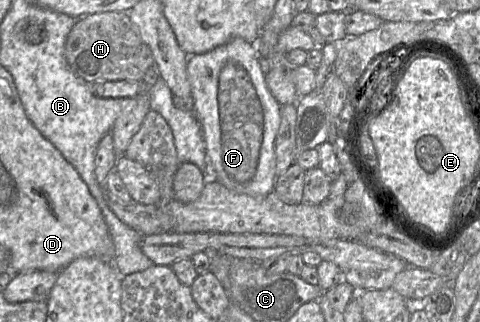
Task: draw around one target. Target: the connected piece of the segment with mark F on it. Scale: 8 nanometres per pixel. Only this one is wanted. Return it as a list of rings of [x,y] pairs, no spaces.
[[[233,38],[206,53],[189,55],[187,74],[191,86],[193,112],[205,140],[205,163],[208,165],[209,178],[239,194],[256,197],[273,191],[277,178],[275,139],[281,122],[281,105],[266,85],[256,45],[243,38]]]

